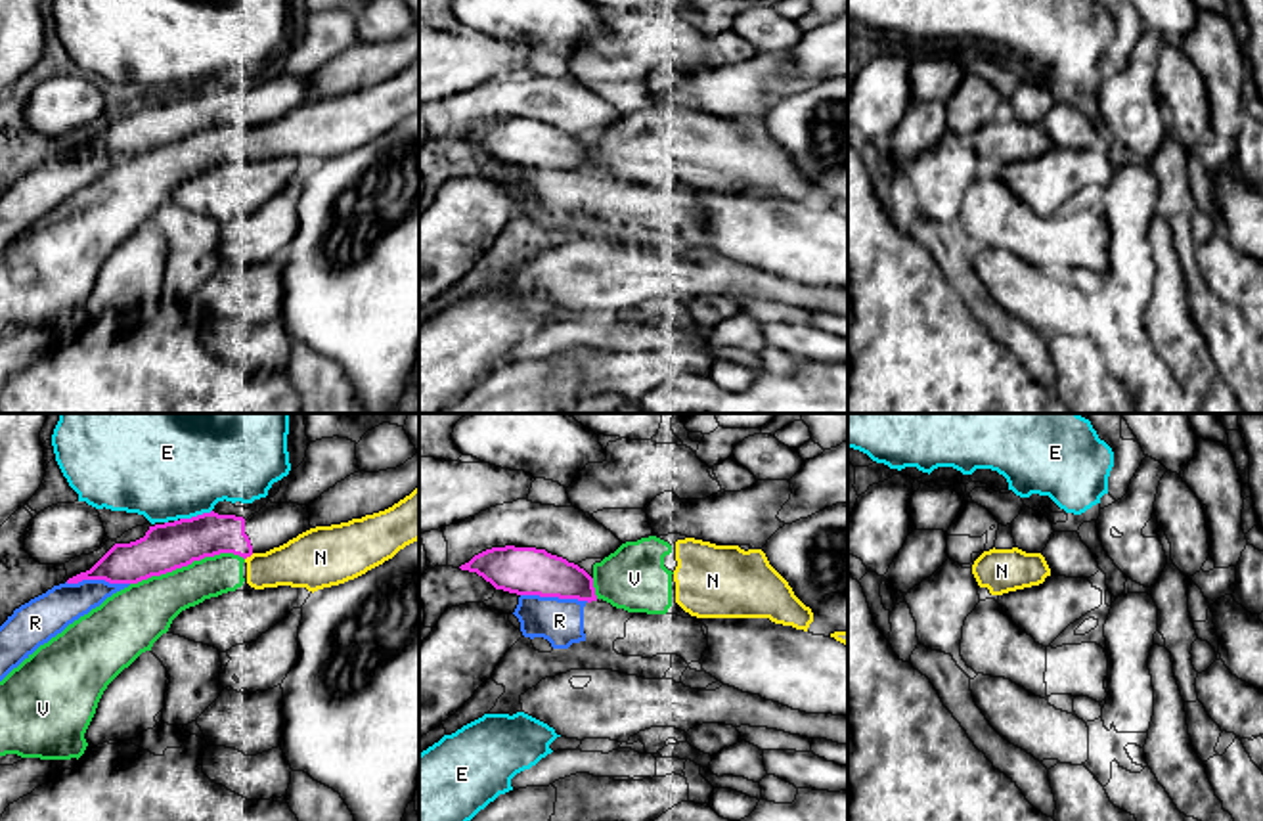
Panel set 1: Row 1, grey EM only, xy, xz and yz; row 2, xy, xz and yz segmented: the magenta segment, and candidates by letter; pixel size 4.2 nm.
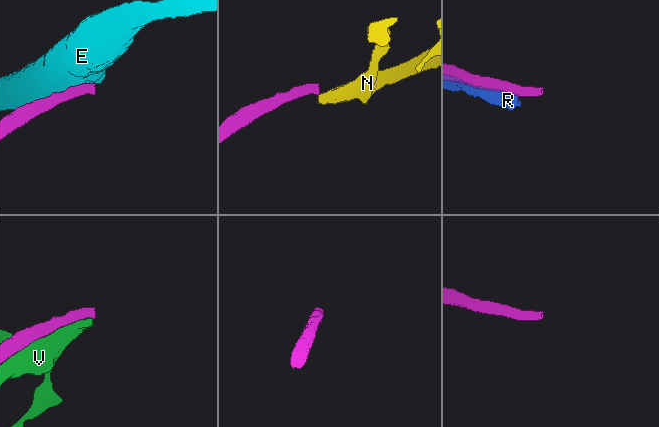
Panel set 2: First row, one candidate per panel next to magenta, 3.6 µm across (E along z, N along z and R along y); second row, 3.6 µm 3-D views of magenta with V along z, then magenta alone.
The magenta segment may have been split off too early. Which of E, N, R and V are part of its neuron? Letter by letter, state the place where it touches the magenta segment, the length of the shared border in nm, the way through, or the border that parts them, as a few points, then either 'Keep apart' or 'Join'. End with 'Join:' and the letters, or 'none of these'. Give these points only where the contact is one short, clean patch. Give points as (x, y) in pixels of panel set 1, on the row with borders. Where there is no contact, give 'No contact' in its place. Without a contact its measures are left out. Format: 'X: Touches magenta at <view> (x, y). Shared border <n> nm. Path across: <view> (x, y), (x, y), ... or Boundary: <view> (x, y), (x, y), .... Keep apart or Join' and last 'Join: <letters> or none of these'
E: Touches magenta at xy (198, 515). Shared border 140 nm. Boundary: xy (211, 510), (180, 519). Keep apart
N: Touches magenta at xy (249, 555). Shared border 50 nm. Keep apart
R: Touches magenta at xz (555, 596). Shared border 280 nm. Keep apart
V: Touches magenta at xy (186, 565). Shared border 500 nm. Keep apart
Join: none of these

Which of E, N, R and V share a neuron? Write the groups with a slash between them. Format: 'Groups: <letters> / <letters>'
Groups: E / N V / R

